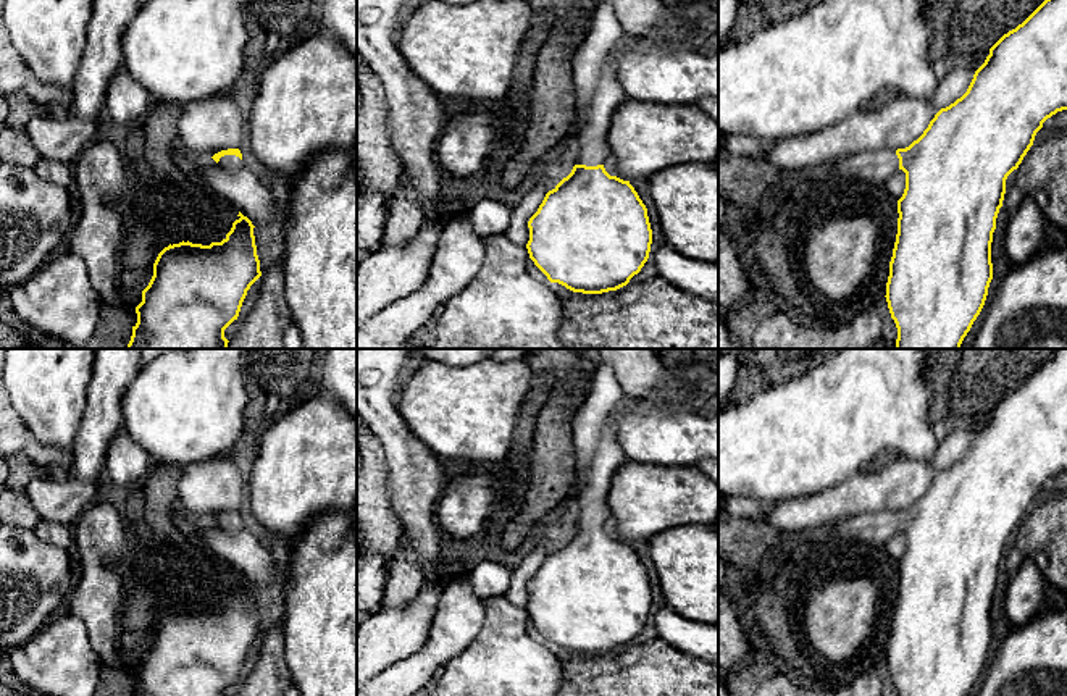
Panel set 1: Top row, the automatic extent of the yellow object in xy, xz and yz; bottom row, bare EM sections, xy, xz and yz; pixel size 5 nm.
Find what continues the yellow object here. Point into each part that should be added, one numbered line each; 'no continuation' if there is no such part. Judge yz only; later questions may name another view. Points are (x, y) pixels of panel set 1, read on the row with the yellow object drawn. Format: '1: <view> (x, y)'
1: yz (877, 167)

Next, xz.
1: xz (591, 147)

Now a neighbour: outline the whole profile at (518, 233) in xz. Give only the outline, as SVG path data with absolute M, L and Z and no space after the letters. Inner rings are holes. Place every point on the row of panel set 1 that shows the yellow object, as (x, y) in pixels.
M549 171L523 199L518 205L513 207L512 221L505 229L505 236L517 245L526 247L529 241L529 218L538 212L546 194L549 192L547 182L555 179L557 182L562 178L557 173Z

